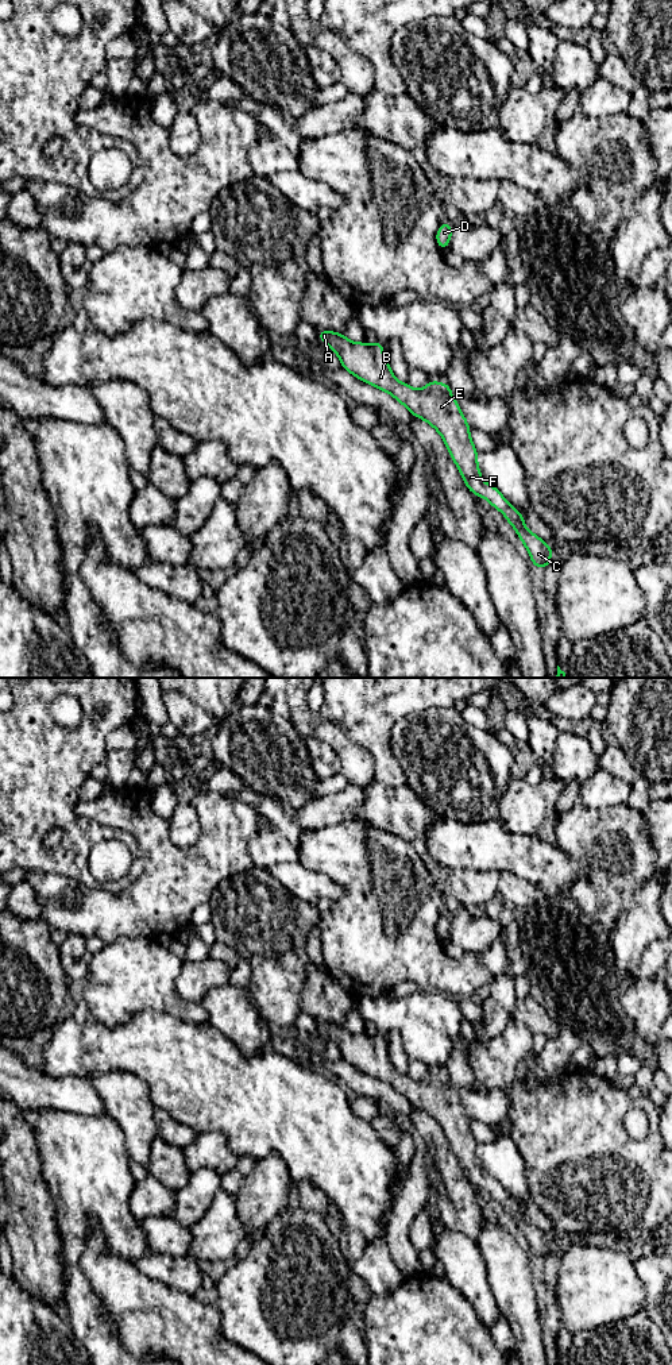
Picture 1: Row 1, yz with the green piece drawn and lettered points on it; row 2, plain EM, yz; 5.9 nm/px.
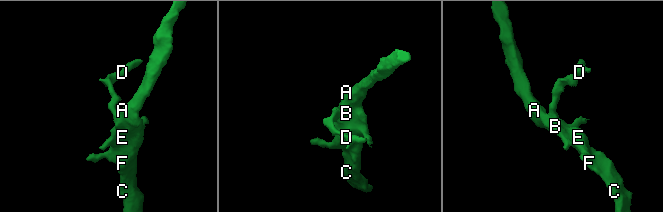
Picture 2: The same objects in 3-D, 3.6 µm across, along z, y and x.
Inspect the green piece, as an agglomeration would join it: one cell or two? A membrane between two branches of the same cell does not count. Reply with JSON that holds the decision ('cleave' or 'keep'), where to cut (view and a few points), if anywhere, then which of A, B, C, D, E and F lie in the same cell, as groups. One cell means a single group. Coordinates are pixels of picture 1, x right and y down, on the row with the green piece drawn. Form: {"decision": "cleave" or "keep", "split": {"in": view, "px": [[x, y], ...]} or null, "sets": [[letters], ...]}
{"decision": "keep", "split": null, "sets": [["A", "B", "C", "D", "E", "F"]]}

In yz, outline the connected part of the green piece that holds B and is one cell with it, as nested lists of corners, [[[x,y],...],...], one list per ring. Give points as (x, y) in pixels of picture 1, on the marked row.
[[[320,331],[317,339],[324,340],[337,354],[341,367],[348,373],[390,393],[412,416],[429,423],[441,435],[470,491],[484,497],[493,508],[502,512],[528,550],[533,566],[542,570],[548,567],[552,547],[525,527],[524,514],[514,509],[497,487],[482,479],[478,451],[470,436],[471,428],[448,383],[429,381],[422,390],[416,390],[406,382],[397,381],[382,355],[382,340],[370,347],[366,342],[354,343],[333,331]]]

